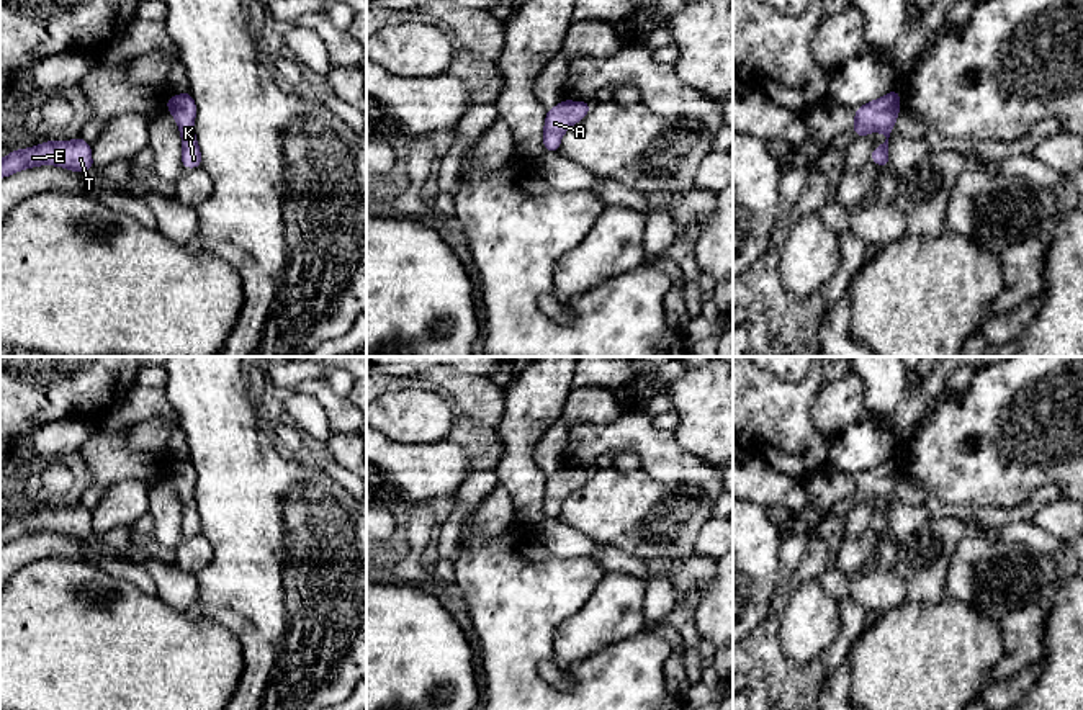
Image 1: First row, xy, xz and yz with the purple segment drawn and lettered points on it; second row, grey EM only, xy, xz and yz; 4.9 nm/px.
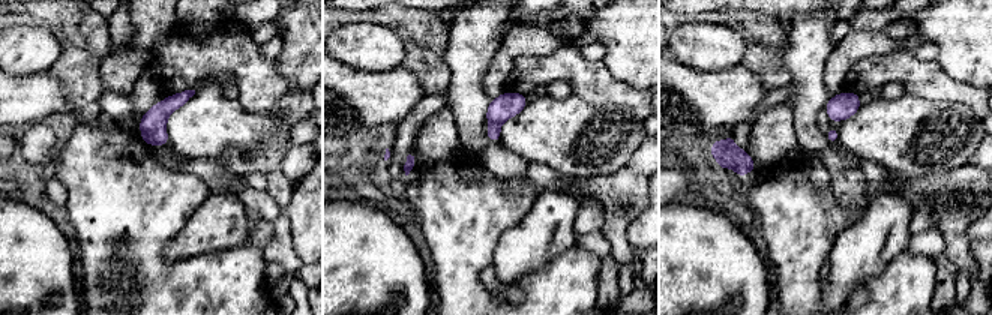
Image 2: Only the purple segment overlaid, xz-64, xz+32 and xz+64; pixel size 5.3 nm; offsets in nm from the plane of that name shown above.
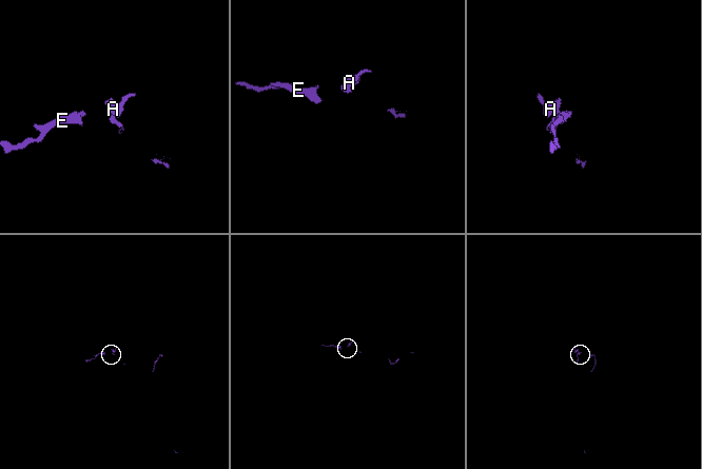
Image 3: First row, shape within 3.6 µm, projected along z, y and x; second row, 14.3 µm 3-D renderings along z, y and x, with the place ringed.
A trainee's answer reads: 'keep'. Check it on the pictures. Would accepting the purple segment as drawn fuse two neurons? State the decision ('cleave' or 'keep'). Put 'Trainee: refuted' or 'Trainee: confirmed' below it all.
keep
Trainee: confirmed

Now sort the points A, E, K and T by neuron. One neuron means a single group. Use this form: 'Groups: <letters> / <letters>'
Groups: A E K T

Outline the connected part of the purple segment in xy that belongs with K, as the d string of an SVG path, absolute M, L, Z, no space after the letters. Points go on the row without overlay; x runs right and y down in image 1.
M190 458L172 461L165 474L172 479L182 501L182 532L185 535L201 533L201 519L195 502L193 489L198 481Z

